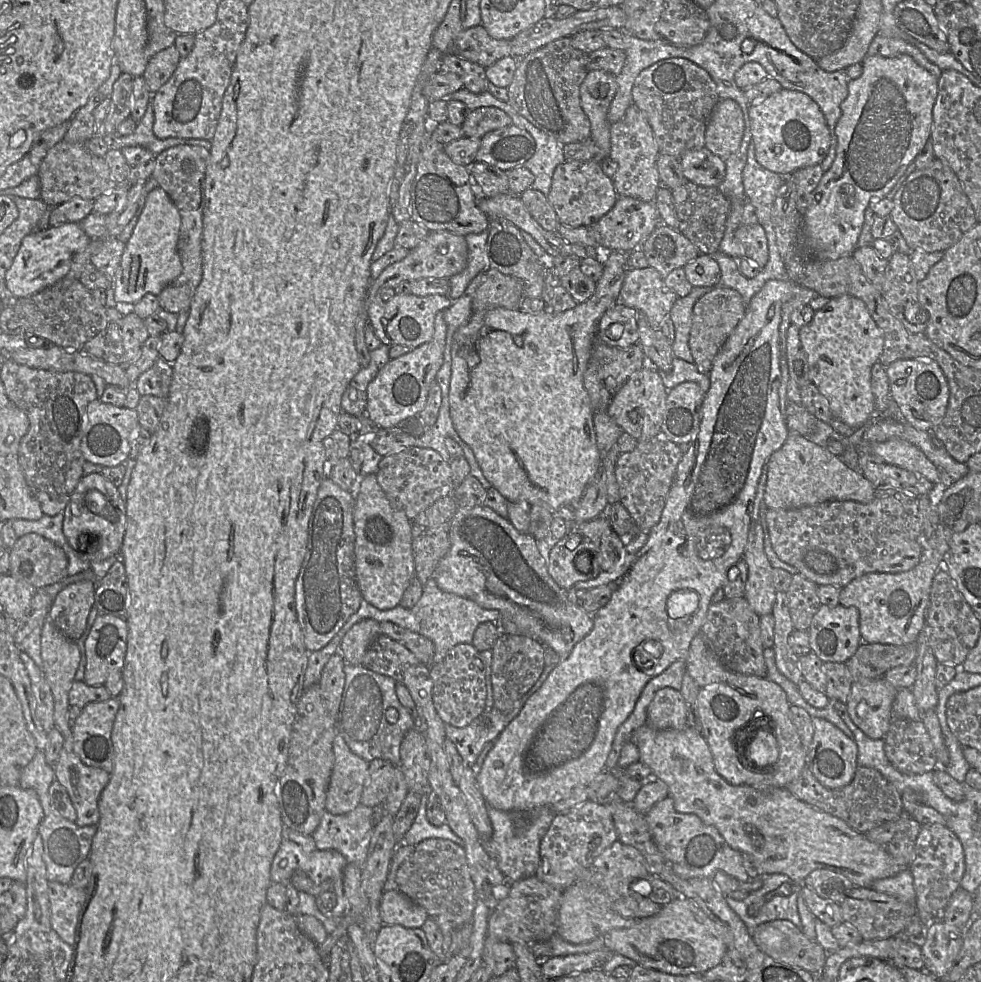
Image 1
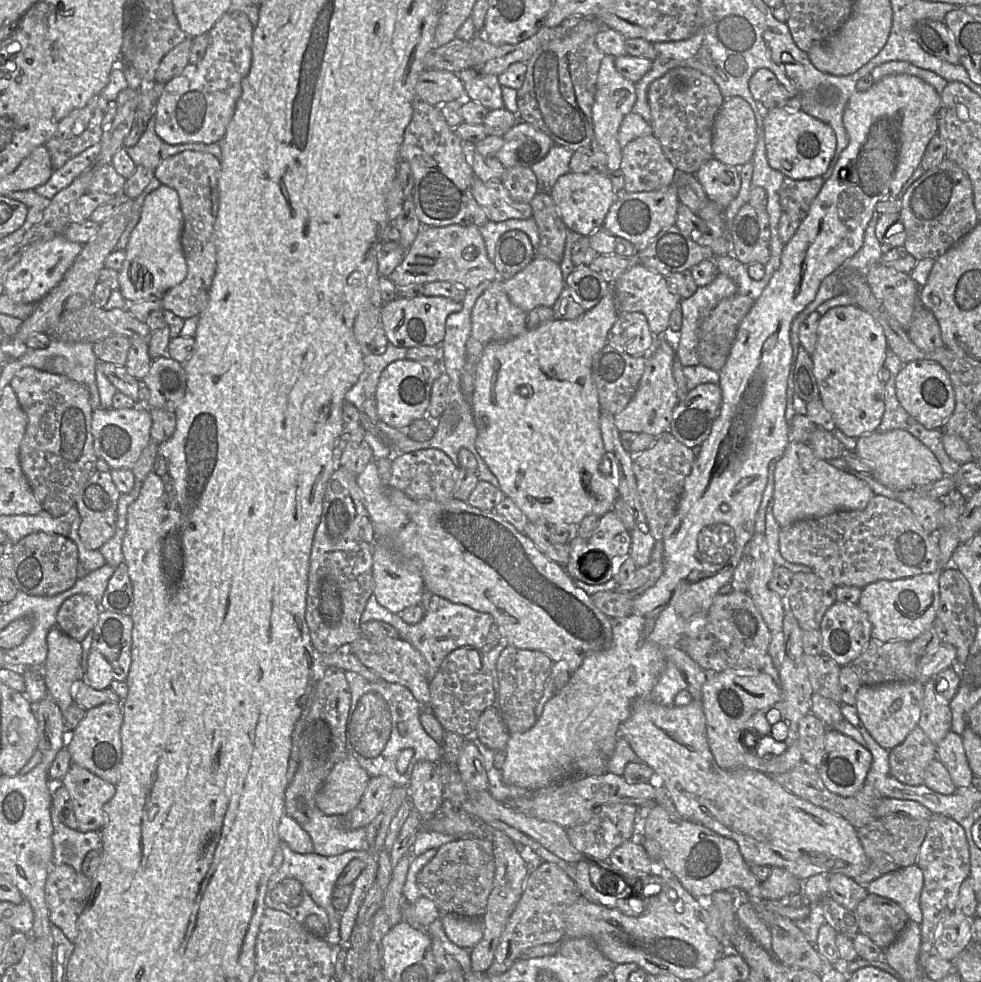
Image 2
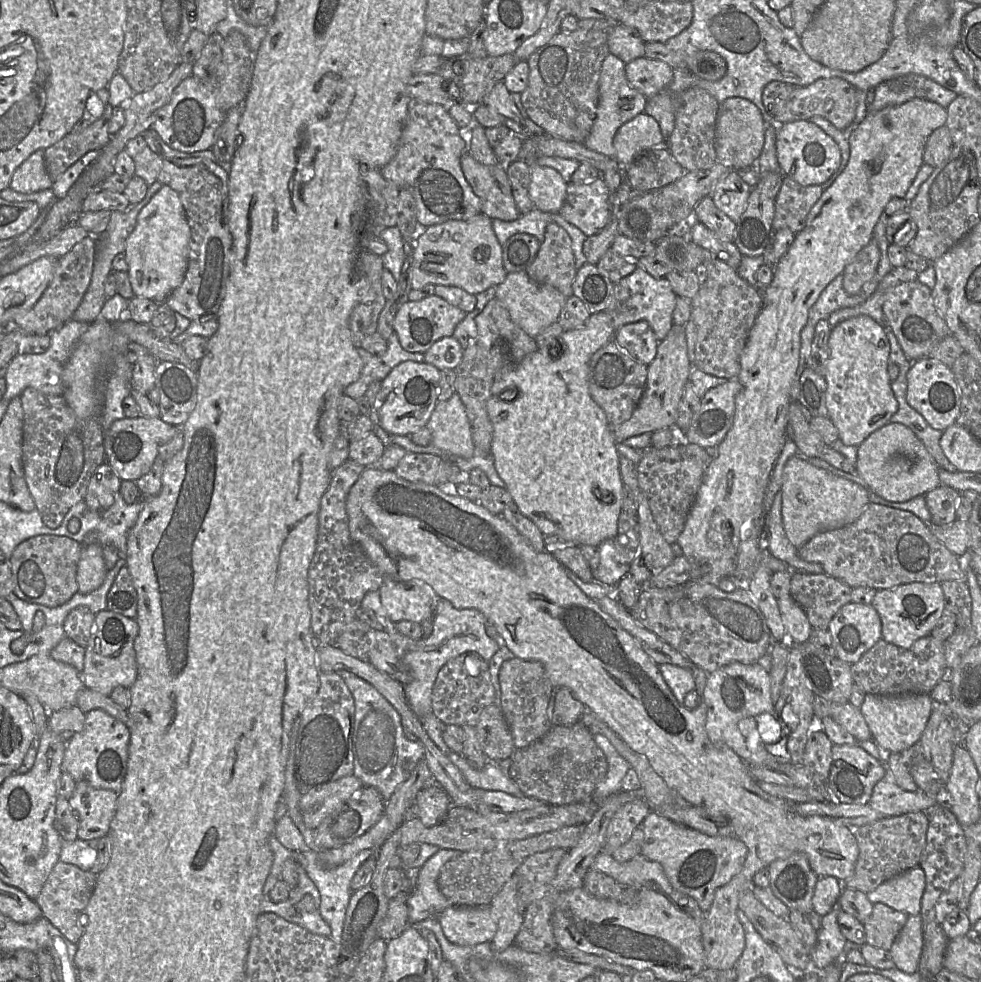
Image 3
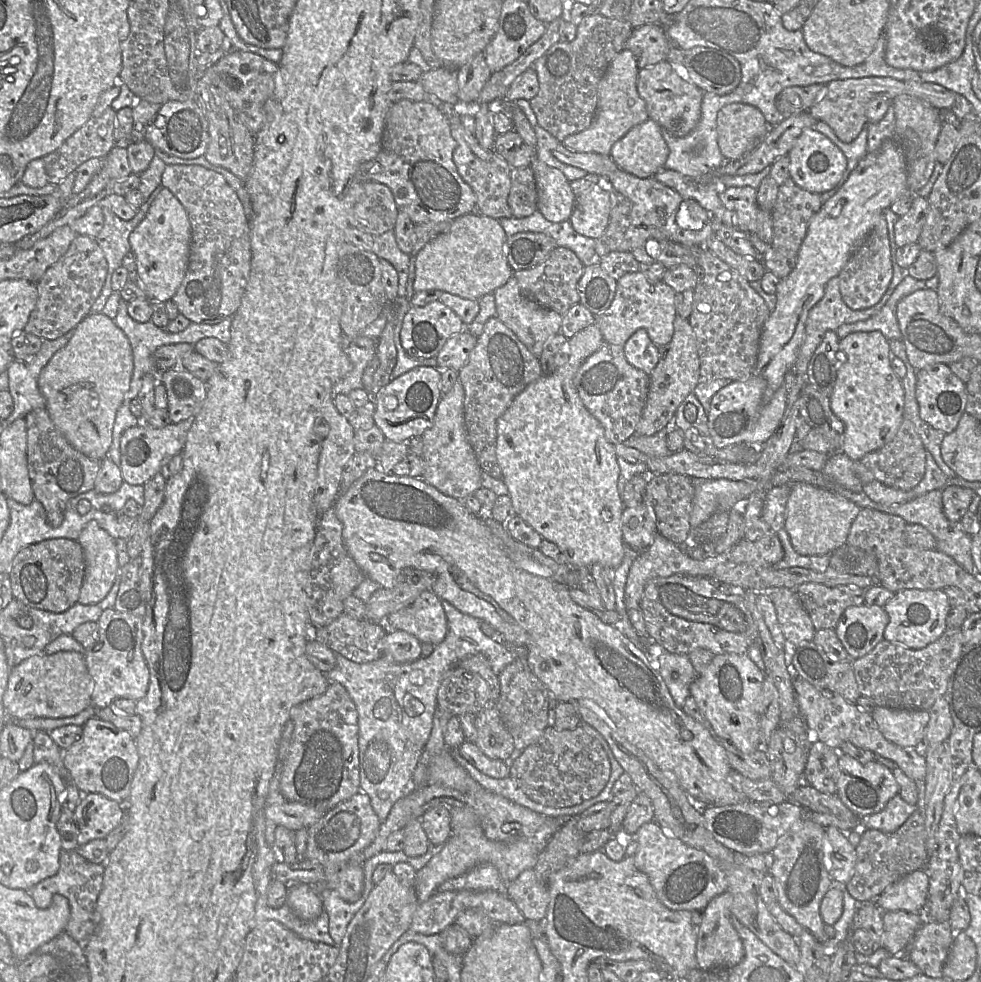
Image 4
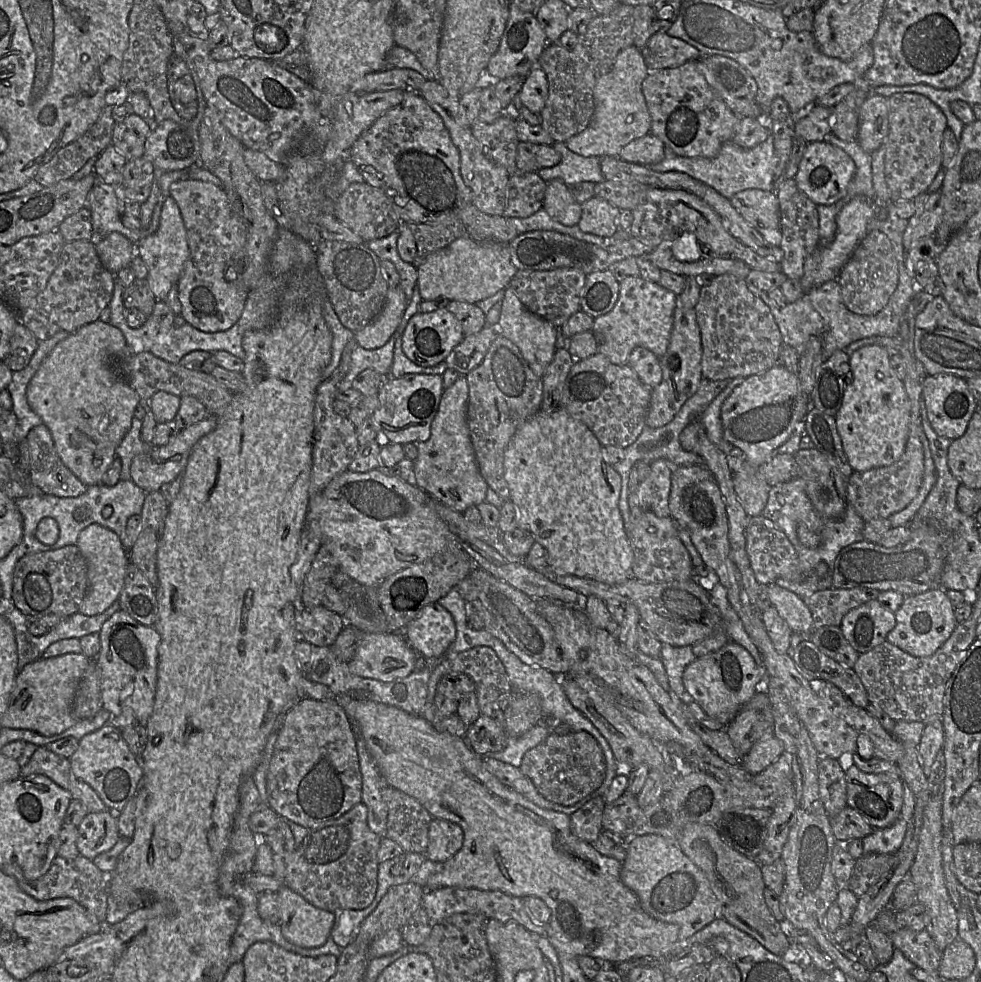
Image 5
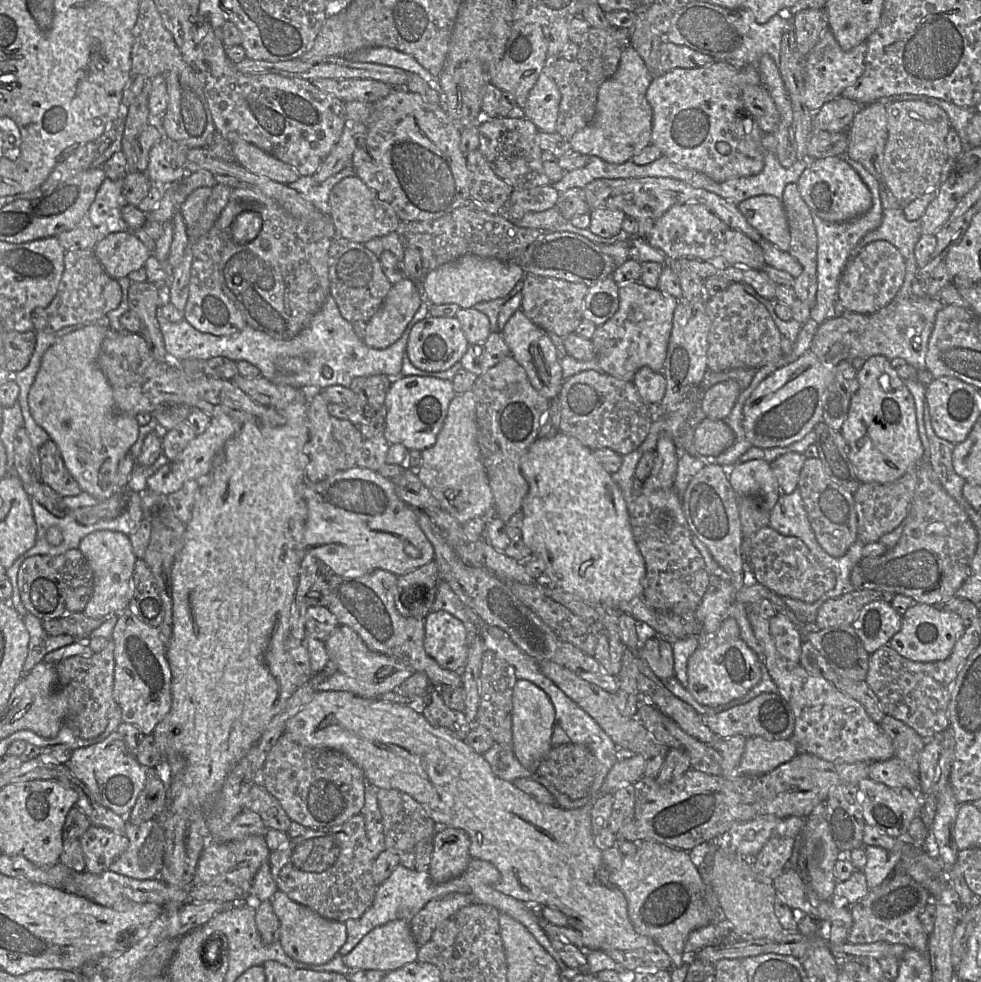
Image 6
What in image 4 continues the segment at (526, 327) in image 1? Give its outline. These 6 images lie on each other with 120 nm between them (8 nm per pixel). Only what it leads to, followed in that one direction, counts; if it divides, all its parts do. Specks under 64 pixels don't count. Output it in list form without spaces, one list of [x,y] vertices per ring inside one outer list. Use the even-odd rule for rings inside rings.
[[[595,323],[584,328],[573,337],[568,339],[570,350],[568,362],[558,368],[554,373],[543,374],[536,381],[530,383],[520,394],[514,398],[512,404],[504,412],[504,414],[498,418],[496,425],[496,456],[502,471],[502,480],[508,488],[508,494],[511,497],[515,514],[521,517],[529,526],[536,530],[543,539],[549,540],[558,546],[560,550],[560,560],[563,563],[571,566],[572,568],[590,567],[591,565],[598,563],[609,571],[613,571],[621,565],[626,554],[626,544],[624,543],[621,529],[621,518],[625,506],[623,499],[621,498],[618,491],[620,468],[618,465],[615,445],[608,441],[601,423],[588,411],[588,409],[583,404],[574,383],[574,377],[582,363],[593,353],[598,351],[604,343],[605,341],[603,335]]]

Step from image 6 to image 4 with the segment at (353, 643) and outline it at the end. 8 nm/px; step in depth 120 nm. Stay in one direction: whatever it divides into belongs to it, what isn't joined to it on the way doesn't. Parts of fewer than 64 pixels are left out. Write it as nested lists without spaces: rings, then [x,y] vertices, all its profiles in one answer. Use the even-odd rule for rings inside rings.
[[[388,629],[381,641],[381,657],[389,657],[397,663],[409,663],[421,657],[421,642],[414,635],[400,629]]]

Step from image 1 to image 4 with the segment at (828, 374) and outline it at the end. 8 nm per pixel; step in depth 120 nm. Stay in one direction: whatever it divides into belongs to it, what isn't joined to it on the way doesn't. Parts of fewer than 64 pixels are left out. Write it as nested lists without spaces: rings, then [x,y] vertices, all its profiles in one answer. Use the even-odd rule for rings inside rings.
[[[880,331],[850,333],[839,340],[839,350],[845,353],[846,361],[838,367],[830,408],[844,424],[843,453],[858,461],[896,435],[904,419],[904,389],[891,367],[888,339]]]

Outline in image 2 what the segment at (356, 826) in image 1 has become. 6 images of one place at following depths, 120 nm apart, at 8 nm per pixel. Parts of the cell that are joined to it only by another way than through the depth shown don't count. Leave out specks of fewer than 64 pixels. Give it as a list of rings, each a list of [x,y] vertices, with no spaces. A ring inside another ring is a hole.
[[[311,808],[307,817],[307,821],[299,825],[309,834],[314,853],[336,856],[347,851],[369,850],[366,829],[344,828],[343,815],[326,815],[318,808]]]

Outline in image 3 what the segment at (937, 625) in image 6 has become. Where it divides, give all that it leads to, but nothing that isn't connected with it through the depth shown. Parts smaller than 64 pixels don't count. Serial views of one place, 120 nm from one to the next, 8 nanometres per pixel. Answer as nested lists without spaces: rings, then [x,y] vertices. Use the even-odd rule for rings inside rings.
[[[914,582],[877,590],[871,605],[881,618],[882,639],[909,648],[918,639],[930,636],[944,611],[945,597],[940,583]]]

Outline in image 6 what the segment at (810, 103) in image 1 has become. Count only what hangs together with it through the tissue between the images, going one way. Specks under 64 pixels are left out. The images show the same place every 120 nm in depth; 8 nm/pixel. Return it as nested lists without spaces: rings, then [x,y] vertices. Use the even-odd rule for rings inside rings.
[[[840,156],[812,160],[803,171],[797,187],[803,200],[821,219],[840,223],[867,213],[872,207],[872,195],[859,174]]]

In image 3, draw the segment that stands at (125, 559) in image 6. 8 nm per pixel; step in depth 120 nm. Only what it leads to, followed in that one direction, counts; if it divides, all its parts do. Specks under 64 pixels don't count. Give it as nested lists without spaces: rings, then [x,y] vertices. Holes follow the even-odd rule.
[[[99,543],[83,544],[77,569],[78,592],[88,594],[98,589],[107,574]]]

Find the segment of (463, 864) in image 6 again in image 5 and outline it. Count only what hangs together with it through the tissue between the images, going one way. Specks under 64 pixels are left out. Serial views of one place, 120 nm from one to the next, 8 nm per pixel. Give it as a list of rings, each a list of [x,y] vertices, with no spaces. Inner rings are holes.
[[[433,818],[429,825],[425,855],[433,862],[444,863],[461,849],[463,841],[464,833],[459,825]]]

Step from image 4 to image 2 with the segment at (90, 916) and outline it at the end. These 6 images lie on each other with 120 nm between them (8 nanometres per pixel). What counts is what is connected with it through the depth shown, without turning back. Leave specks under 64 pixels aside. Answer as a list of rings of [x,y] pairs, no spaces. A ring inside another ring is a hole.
[[[68,865],[54,866],[46,881],[45,896],[52,924],[75,944],[77,921],[85,910],[92,879]]]

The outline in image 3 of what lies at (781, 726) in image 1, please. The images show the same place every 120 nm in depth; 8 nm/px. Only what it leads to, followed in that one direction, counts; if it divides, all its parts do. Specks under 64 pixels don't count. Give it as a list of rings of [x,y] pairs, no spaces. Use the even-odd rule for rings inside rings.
[[[732,663],[708,675],[704,689],[703,700],[707,706],[706,730],[711,742],[715,746],[727,745],[747,765],[759,765],[764,762],[778,762],[780,757],[774,756],[765,749],[764,743],[758,732],[756,718],[762,714],[774,715],[775,703],[771,698],[770,676],[761,665]]]

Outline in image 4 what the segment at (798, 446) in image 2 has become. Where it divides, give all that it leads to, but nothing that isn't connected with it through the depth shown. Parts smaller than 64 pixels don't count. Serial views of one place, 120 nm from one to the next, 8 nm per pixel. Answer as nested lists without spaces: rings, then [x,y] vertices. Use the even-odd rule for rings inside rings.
[[[796,483],[786,505],[785,529],[794,550],[803,556],[823,556],[846,543],[860,507],[845,497],[809,483]]]

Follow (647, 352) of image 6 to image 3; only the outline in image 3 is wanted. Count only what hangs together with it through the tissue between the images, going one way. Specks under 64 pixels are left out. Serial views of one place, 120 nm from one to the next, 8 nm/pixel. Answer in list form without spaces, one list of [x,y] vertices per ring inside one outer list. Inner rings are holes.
[[[637,266],[630,275],[614,284],[612,297],[606,311],[612,319],[615,333],[626,324],[647,321],[659,342],[667,336],[673,326],[672,315],[676,300],[677,295],[665,277],[653,278],[641,266]]]

